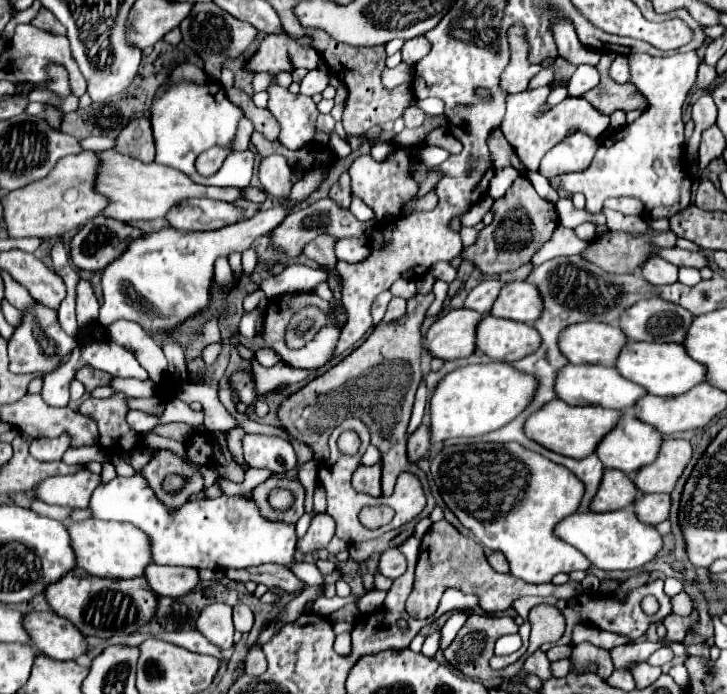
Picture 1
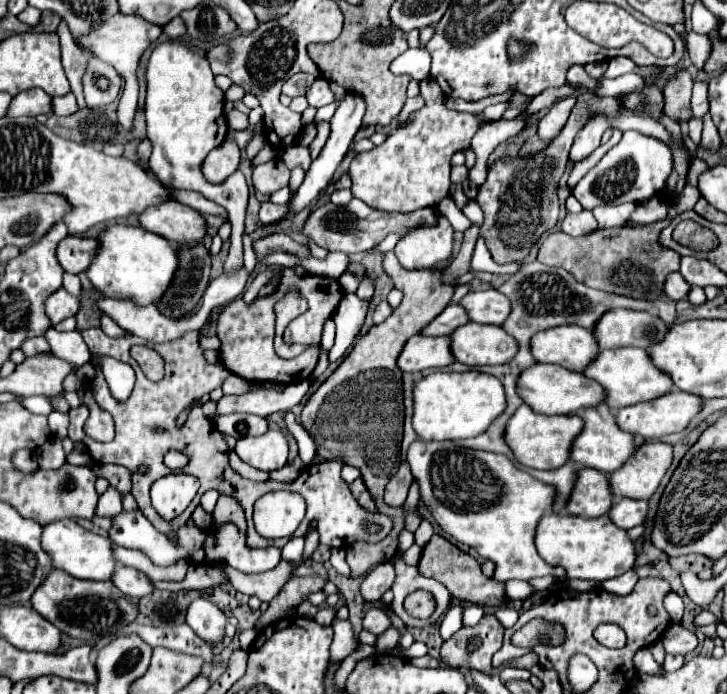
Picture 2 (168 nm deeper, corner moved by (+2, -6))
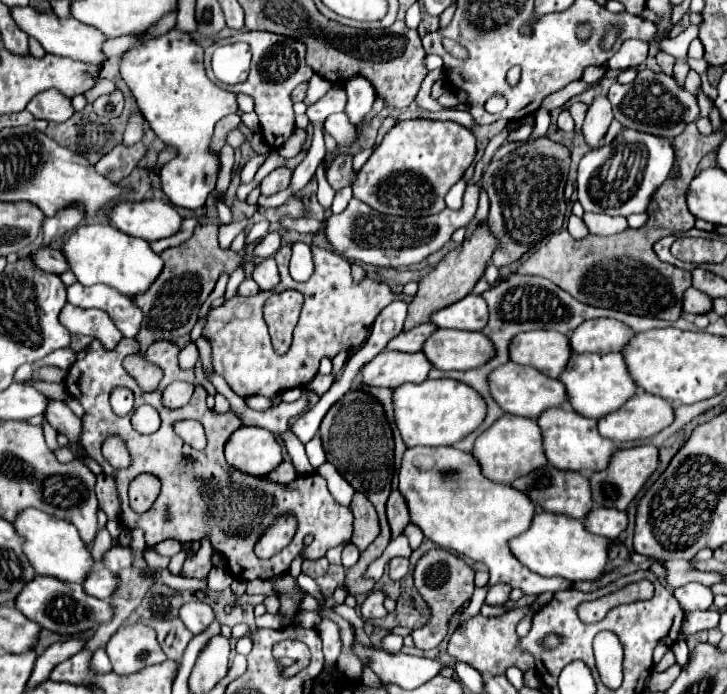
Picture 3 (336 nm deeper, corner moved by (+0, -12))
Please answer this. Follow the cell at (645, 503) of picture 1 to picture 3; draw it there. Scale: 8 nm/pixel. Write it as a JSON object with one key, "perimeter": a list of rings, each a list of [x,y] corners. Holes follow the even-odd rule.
{"perimeter":[[[594,508],[586,516],[586,528],[600,536],[618,538],[628,528],[628,514],[616,508]]]}

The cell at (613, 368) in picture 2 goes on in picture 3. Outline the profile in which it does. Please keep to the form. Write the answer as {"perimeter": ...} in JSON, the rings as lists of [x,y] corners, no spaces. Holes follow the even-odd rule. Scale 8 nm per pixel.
{"perimeter":[[[620,352],[610,354],[572,354],[566,370],[560,374],[560,380],[572,396],[570,406],[586,418],[600,418],[620,410],[634,394],[636,382],[628,372],[626,360]]]}

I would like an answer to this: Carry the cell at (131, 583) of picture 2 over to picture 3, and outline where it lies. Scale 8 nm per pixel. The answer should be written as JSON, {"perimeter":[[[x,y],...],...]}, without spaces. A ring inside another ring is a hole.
{"perimeter":[[[100,564],[88,574],[88,580],[82,584],[84,590],[96,598],[102,598],[102,600],[112,600],[114,592],[118,590],[118,584],[120,584],[120,578],[118,574],[106,570],[106,568],[100,568]]]}

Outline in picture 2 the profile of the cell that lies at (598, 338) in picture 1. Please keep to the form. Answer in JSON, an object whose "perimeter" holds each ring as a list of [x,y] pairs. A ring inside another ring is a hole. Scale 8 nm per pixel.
{"perimeter":[[[556,326],[530,338],[530,350],[536,362],[560,364],[568,370],[582,372],[600,352],[592,330],[582,326]]]}

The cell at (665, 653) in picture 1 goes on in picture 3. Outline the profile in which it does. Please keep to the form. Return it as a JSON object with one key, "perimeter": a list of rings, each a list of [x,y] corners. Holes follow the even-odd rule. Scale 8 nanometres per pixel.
{"perimeter":[[[676,640],[672,648],[674,648],[674,654],[676,654],[676,664],[684,666],[688,662],[688,646],[686,646],[686,642],[684,640]]]}

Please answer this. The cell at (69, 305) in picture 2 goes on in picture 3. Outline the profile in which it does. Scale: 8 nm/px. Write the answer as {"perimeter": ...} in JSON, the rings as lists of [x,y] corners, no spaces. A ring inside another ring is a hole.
{"perimeter":[[[66,304],[60,312],[60,324],[68,328],[72,334],[92,336],[100,340],[106,348],[114,348],[122,340],[122,334],[114,326],[110,316],[106,316],[100,310],[84,310],[84,308]]]}

